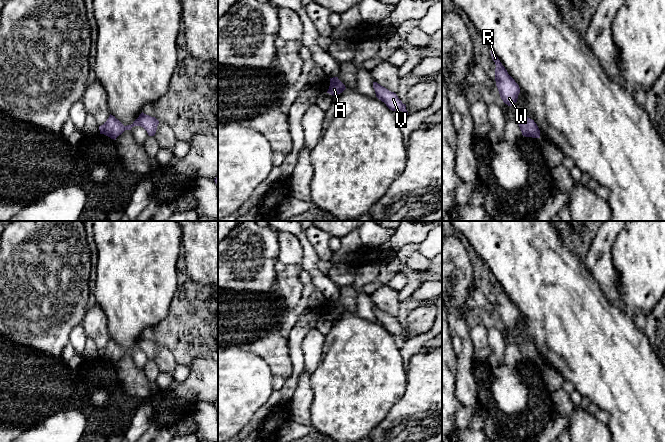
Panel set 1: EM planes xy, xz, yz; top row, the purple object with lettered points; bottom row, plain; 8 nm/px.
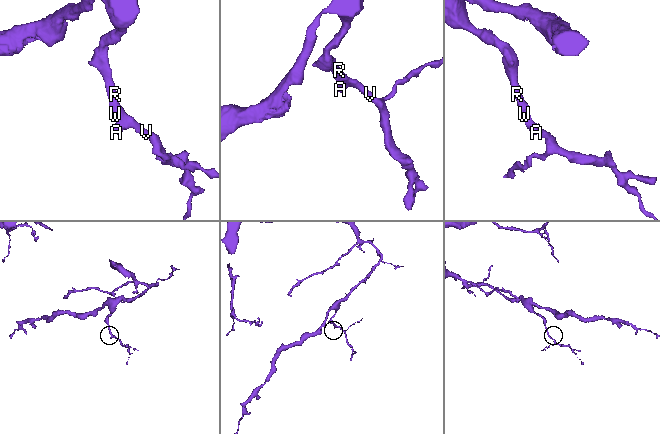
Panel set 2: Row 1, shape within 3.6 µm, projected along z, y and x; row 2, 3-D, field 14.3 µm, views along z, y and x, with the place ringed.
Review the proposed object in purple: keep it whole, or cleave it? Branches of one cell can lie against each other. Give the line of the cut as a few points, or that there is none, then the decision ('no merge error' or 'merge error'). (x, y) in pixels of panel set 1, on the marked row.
cut none; no merge error

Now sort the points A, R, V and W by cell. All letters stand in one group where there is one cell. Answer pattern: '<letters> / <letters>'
A R V W

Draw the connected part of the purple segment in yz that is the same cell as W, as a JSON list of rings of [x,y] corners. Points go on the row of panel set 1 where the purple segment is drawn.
[[[492,51],[490,52],[496,65],[495,81],[500,97],[505,104],[508,106],[513,106],[517,102],[518,95],[520,93],[519,85],[508,74],[498,57]]]

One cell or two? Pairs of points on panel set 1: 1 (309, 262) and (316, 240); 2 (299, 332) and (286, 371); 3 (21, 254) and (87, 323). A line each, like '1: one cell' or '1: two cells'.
1: two cells
2: two cells
3: two cells

